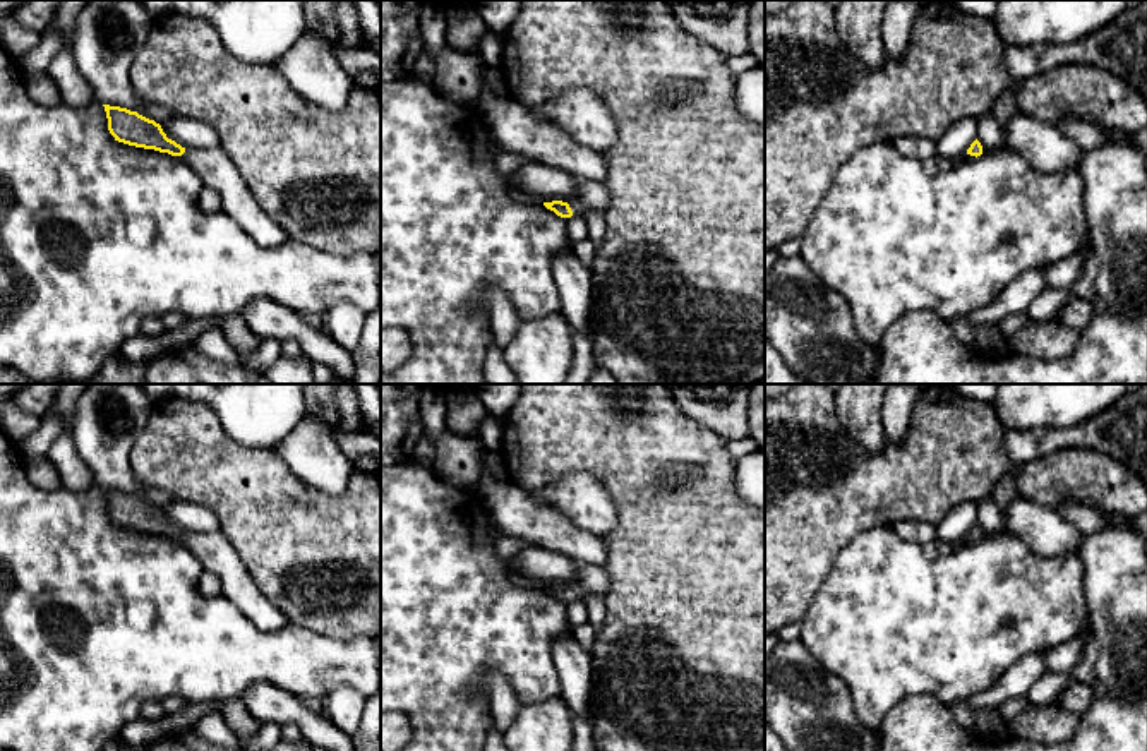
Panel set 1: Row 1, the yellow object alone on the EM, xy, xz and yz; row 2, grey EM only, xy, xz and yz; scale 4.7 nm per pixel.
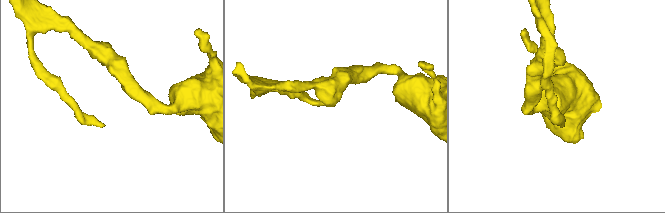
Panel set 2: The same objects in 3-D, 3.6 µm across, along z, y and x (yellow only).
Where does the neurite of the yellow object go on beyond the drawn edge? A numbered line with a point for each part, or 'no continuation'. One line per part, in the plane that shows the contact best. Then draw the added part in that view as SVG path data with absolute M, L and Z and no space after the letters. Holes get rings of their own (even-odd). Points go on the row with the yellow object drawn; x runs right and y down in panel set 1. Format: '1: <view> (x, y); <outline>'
1: xz (592, 196); M576 177L578 194L569 201L573 214L586 216L590 211L605 214L609 207L609 190L604 182Z

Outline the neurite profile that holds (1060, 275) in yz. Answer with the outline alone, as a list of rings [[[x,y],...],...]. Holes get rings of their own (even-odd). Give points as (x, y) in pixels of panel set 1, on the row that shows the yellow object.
[[[1090,245],[1080,249],[1070,257],[1049,264],[1044,269],[1048,288],[1056,288],[1056,290],[1070,288],[1080,278],[1082,269],[1089,257],[1090,257]]]

